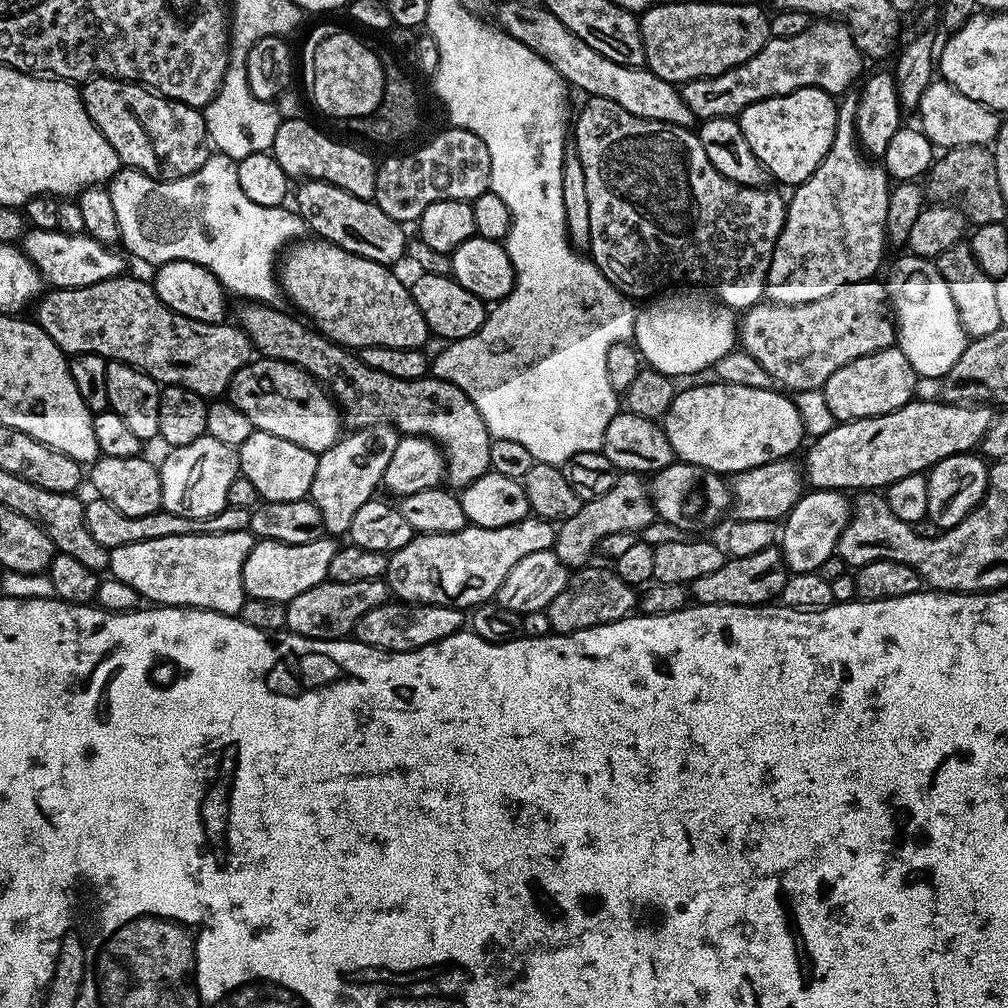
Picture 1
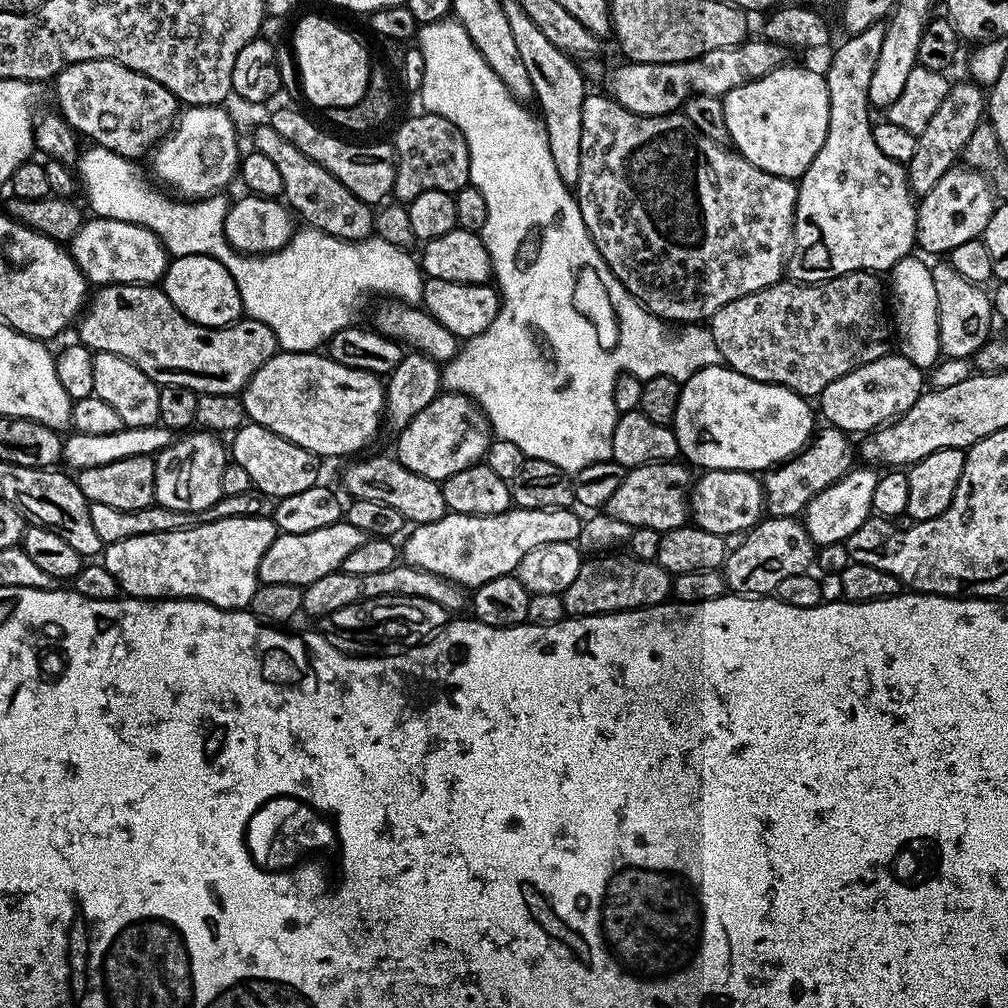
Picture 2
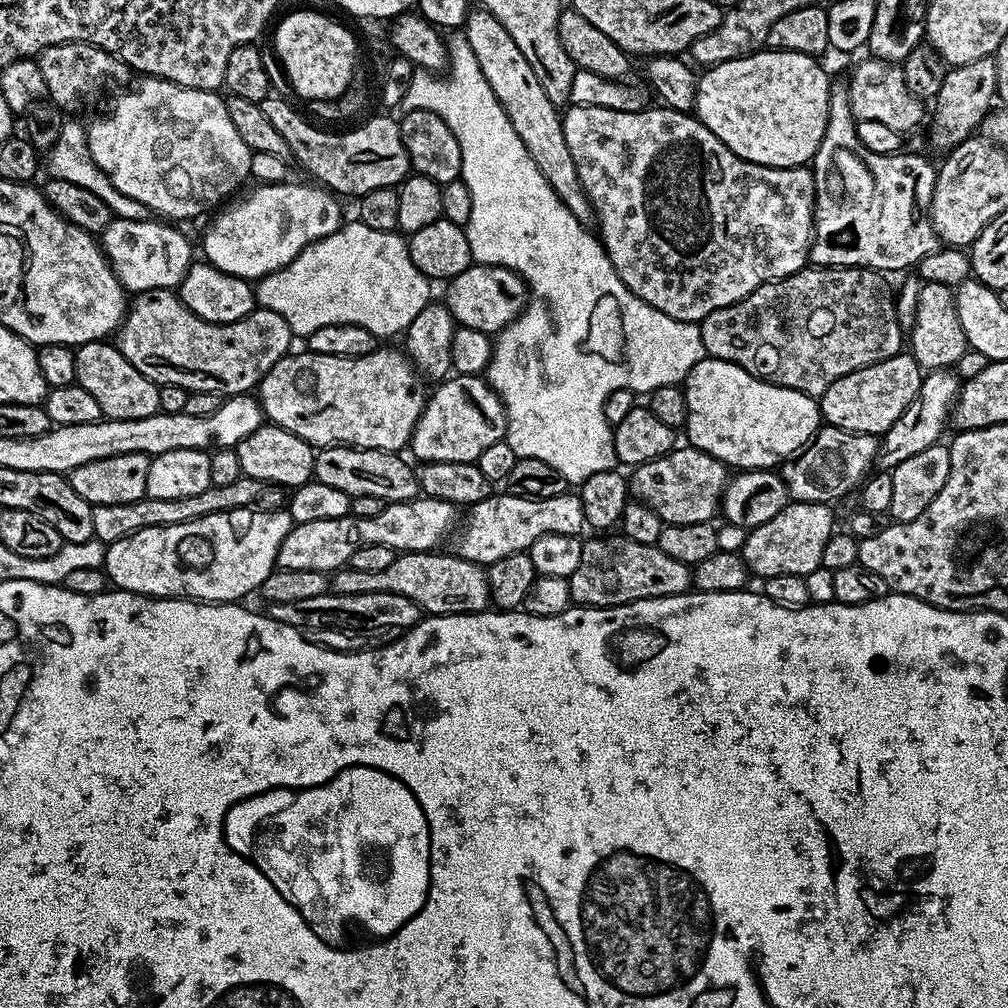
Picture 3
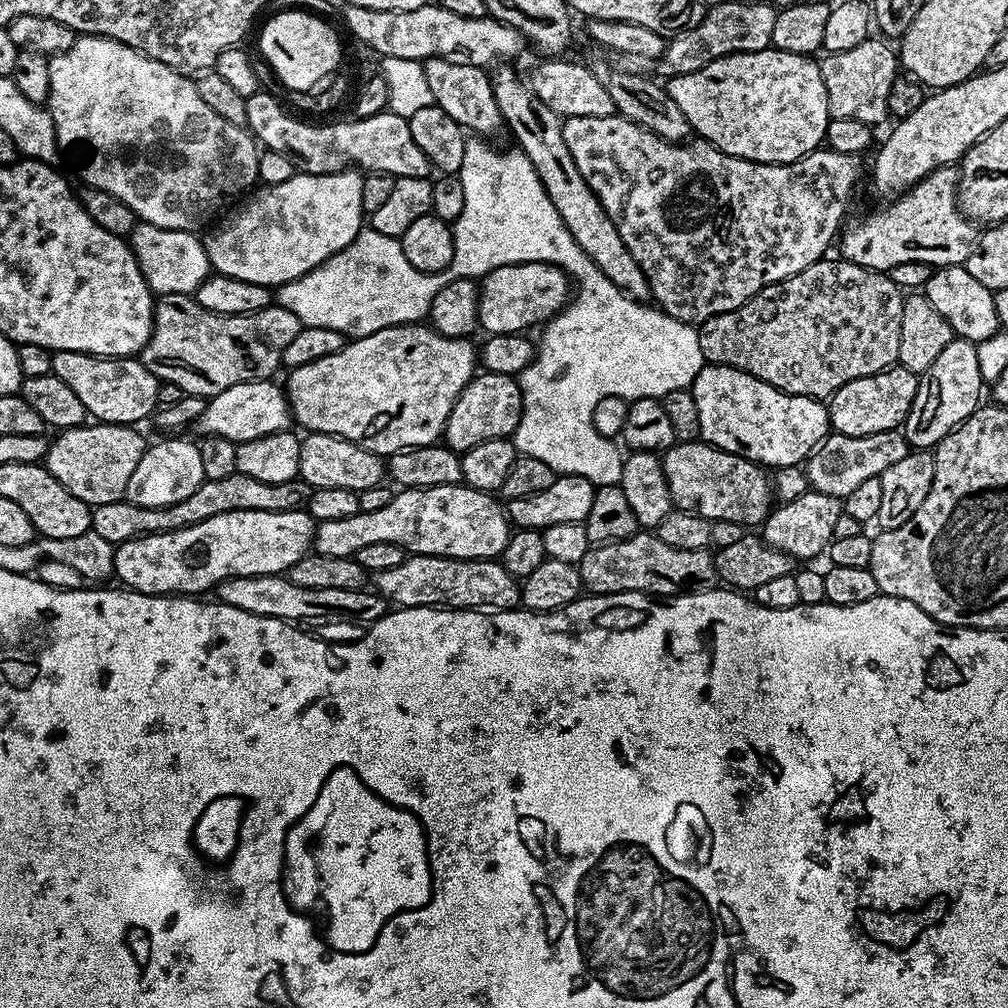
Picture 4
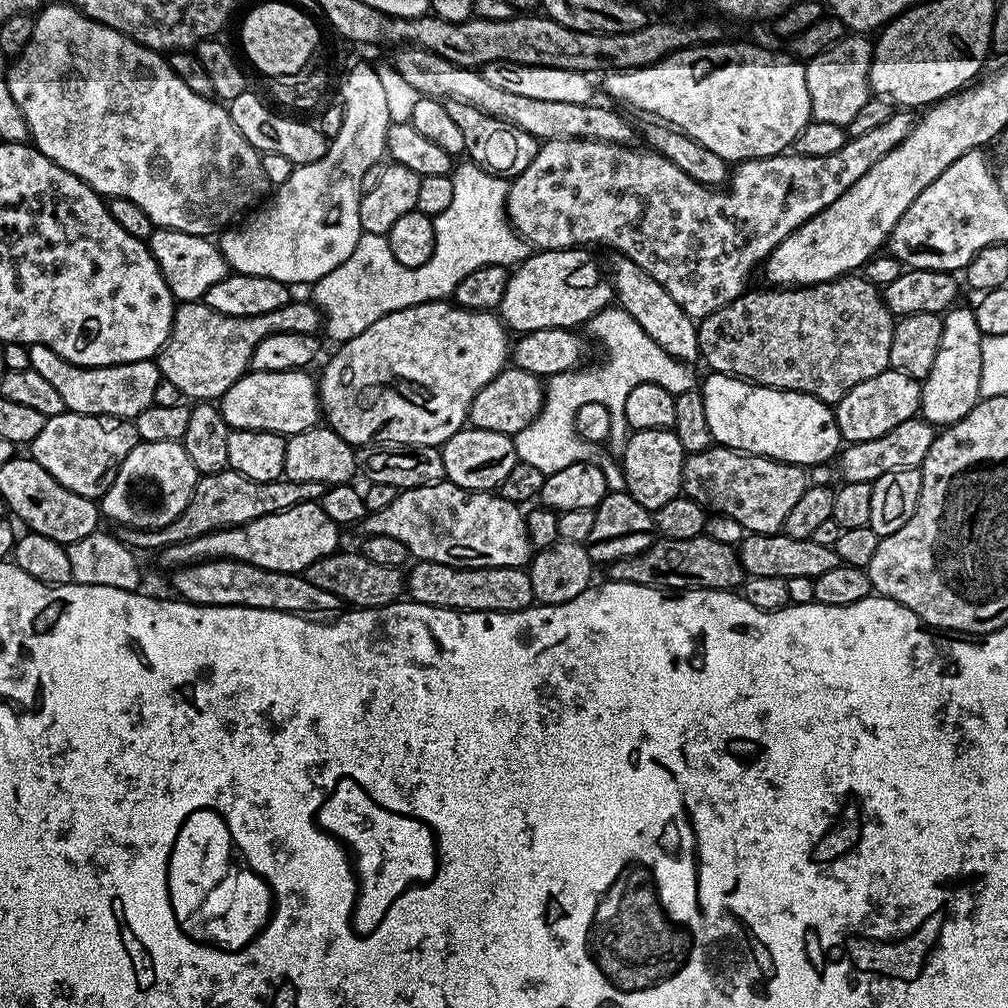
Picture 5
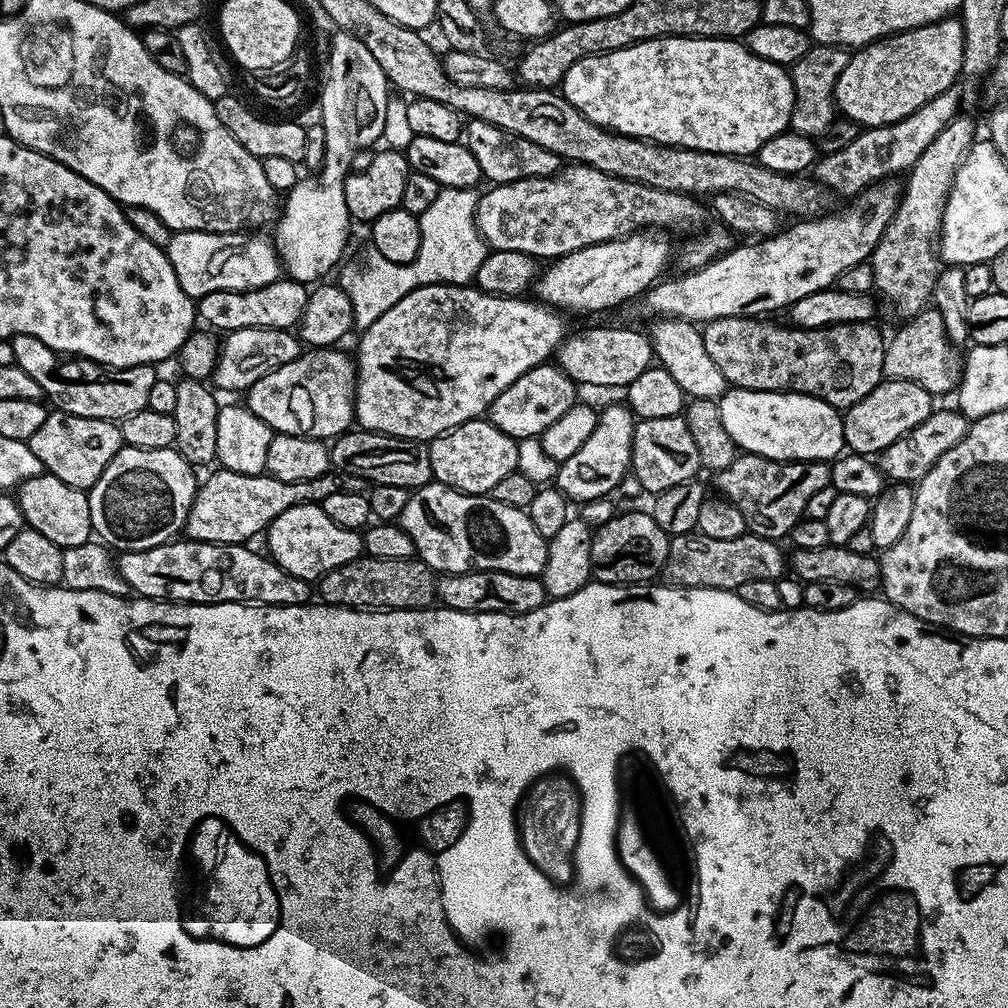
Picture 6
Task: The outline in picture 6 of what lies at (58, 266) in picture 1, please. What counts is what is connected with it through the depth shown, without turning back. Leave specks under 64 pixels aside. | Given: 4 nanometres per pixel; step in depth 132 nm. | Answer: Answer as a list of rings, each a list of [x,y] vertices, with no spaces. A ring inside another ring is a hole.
[[[173,232],[167,246],[168,261],[174,266],[174,278],[186,294],[199,298],[214,290],[250,290],[281,279],[282,265],[275,243],[260,234],[242,232]]]

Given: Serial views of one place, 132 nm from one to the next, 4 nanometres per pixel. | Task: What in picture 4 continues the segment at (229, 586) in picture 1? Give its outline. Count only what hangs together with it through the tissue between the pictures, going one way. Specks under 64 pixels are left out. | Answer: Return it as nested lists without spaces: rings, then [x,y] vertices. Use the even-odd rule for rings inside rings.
[[[234,510],[226,514],[214,514],[214,518],[206,518],[206,522],[198,522],[182,530],[139,536],[115,545],[114,576],[117,581],[121,580],[119,583],[125,589],[147,596],[211,593],[223,580],[235,576],[279,576],[287,573],[288,568],[298,562],[298,558],[309,555],[316,526],[317,521],[304,510]]]

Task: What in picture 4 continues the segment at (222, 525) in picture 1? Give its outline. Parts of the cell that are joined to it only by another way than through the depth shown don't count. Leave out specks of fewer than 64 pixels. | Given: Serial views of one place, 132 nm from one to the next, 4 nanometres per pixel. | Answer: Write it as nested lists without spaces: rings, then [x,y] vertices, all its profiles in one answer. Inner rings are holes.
[[[235,472],[230,478],[205,480],[182,502],[174,502],[170,506],[138,506],[127,498],[118,502],[97,504],[92,508],[91,531],[106,538],[113,546],[133,540],[139,536],[149,536],[159,532],[182,530],[186,526],[194,526],[198,522],[206,522],[206,518],[214,518],[214,514],[226,514],[234,510],[270,510],[271,512],[295,512],[307,505],[312,494],[312,487],[299,478],[290,482],[258,482],[258,478],[250,478],[250,474]]]

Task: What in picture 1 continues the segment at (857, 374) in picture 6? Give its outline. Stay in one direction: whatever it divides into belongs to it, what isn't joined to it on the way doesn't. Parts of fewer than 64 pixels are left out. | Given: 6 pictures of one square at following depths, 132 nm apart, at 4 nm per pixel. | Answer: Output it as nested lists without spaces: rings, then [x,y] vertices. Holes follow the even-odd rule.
[[[879,279],[859,280],[838,286],[834,294],[805,304],[761,302],[738,320],[738,344],[750,354],[781,389],[795,394],[823,389],[834,370],[846,362],[874,354],[897,343],[894,309],[888,289]]]

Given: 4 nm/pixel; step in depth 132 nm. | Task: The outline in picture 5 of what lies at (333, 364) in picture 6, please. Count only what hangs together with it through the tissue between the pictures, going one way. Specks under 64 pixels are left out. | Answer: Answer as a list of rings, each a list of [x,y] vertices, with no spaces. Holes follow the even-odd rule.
[[[249,370],[245,372],[244,375],[239,376],[239,378],[236,379],[234,386],[230,386],[227,390],[225,390],[223,396],[220,397],[218,401],[218,407],[220,409],[220,413],[222,414],[222,418],[226,418],[228,427],[232,430],[258,430],[259,432],[273,432],[274,434],[278,434],[279,436],[283,436],[285,438],[293,436],[294,434],[298,434],[307,428],[317,427],[317,425],[319,425],[322,420],[320,394],[318,391],[317,381],[313,379],[313,377],[311,380],[311,378],[307,376],[308,374],[309,373],[304,370],[297,370],[294,372],[254,372]]]

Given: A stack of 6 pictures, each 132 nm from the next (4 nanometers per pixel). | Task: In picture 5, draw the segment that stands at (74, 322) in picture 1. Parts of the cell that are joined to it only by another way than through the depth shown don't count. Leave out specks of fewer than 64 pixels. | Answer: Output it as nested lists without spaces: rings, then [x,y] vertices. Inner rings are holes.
[[[198,300],[177,303],[168,341],[158,353],[161,377],[174,382],[181,397],[189,401],[219,401],[225,390],[234,386],[236,379],[249,371],[252,355],[262,338],[279,332],[315,333],[316,327],[321,327],[320,309],[304,300],[297,304],[296,301],[289,302],[278,310],[270,310],[270,314],[257,316],[218,314],[218,310]]]

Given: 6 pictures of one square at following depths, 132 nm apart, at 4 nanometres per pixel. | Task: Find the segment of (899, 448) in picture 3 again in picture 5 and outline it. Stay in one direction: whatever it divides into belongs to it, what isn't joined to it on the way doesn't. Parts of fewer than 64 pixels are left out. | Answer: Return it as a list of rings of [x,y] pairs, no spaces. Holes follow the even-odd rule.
[[[953,306],[943,313],[942,342],[930,374],[920,385],[919,415],[933,426],[957,424],[980,401],[982,382],[982,342],[984,336],[976,325],[976,314],[971,307]]]

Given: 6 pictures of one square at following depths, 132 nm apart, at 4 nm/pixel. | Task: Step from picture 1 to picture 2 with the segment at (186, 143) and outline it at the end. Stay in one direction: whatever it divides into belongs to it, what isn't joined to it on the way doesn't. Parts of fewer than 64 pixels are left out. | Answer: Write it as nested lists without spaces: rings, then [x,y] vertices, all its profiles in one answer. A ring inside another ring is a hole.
[[[113,60],[74,62],[54,77],[55,84],[55,107],[72,131],[133,162],[139,161],[139,156],[147,157],[178,119],[178,101],[166,86]]]

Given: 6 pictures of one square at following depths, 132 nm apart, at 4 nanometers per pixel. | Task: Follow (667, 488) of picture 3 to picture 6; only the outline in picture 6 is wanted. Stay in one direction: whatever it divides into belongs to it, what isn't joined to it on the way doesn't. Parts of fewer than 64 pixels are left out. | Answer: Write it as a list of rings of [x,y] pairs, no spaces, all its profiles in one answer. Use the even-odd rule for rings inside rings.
[[[737,454],[734,462],[726,466],[726,470],[715,473],[716,488],[723,499],[728,500],[738,510],[742,510],[742,518],[746,518],[746,529],[753,536],[761,536],[767,540],[783,541],[791,533],[792,527],[805,519],[806,502],[818,494],[818,490],[829,487],[832,482],[831,467],[823,460],[771,460],[751,454]]]

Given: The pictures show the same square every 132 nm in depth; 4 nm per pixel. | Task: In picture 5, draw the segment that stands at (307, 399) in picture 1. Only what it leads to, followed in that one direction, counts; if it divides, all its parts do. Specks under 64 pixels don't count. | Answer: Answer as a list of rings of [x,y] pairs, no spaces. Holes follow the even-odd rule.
[[[447,299],[431,300],[425,304],[391,312],[388,316],[378,318],[378,322],[374,322],[374,326],[366,326],[366,330],[362,330],[362,334],[343,341],[337,347],[340,349],[329,358],[328,365],[324,368],[324,373],[318,376],[318,391],[323,419],[326,421],[327,427],[334,429],[347,444],[353,446],[379,446],[382,444],[431,444],[433,446],[443,446],[455,432],[459,432],[461,428],[465,427],[468,411],[478,394],[478,390],[482,390],[482,386],[486,386],[486,382],[490,382],[498,373],[503,372],[509,363],[510,336],[508,340],[507,335],[509,336],[509,333],[495,311],[462,308],[459,304],[449,302]]]

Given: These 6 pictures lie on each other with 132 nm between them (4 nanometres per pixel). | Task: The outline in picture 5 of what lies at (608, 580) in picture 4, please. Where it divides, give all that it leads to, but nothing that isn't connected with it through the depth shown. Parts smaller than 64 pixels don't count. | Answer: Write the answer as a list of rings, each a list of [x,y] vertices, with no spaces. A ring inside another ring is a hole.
[[[706,535],[681,540],[657,539],[649,548],[642,550],[642,554],[607,565],[606,572],[607,579],[614,582],[630,582],[665,590],[709,588],[711,592],[723,592],[739,589],[746,579],[739,551],[726,542],[714,542],[714,538]]]

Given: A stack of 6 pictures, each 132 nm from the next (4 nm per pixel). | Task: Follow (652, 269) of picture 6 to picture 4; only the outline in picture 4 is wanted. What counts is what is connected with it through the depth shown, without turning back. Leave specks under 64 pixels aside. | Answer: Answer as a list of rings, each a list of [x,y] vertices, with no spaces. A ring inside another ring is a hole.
[[[538,262],[498,266],[483,276],[478,287],[479,327],[485,328],[485,333],[493,336],[511,332],[527,333],[527,328],[532,328],[535,324],[540,326],[551,320],[570,299],[568,275],[553,264]]]

